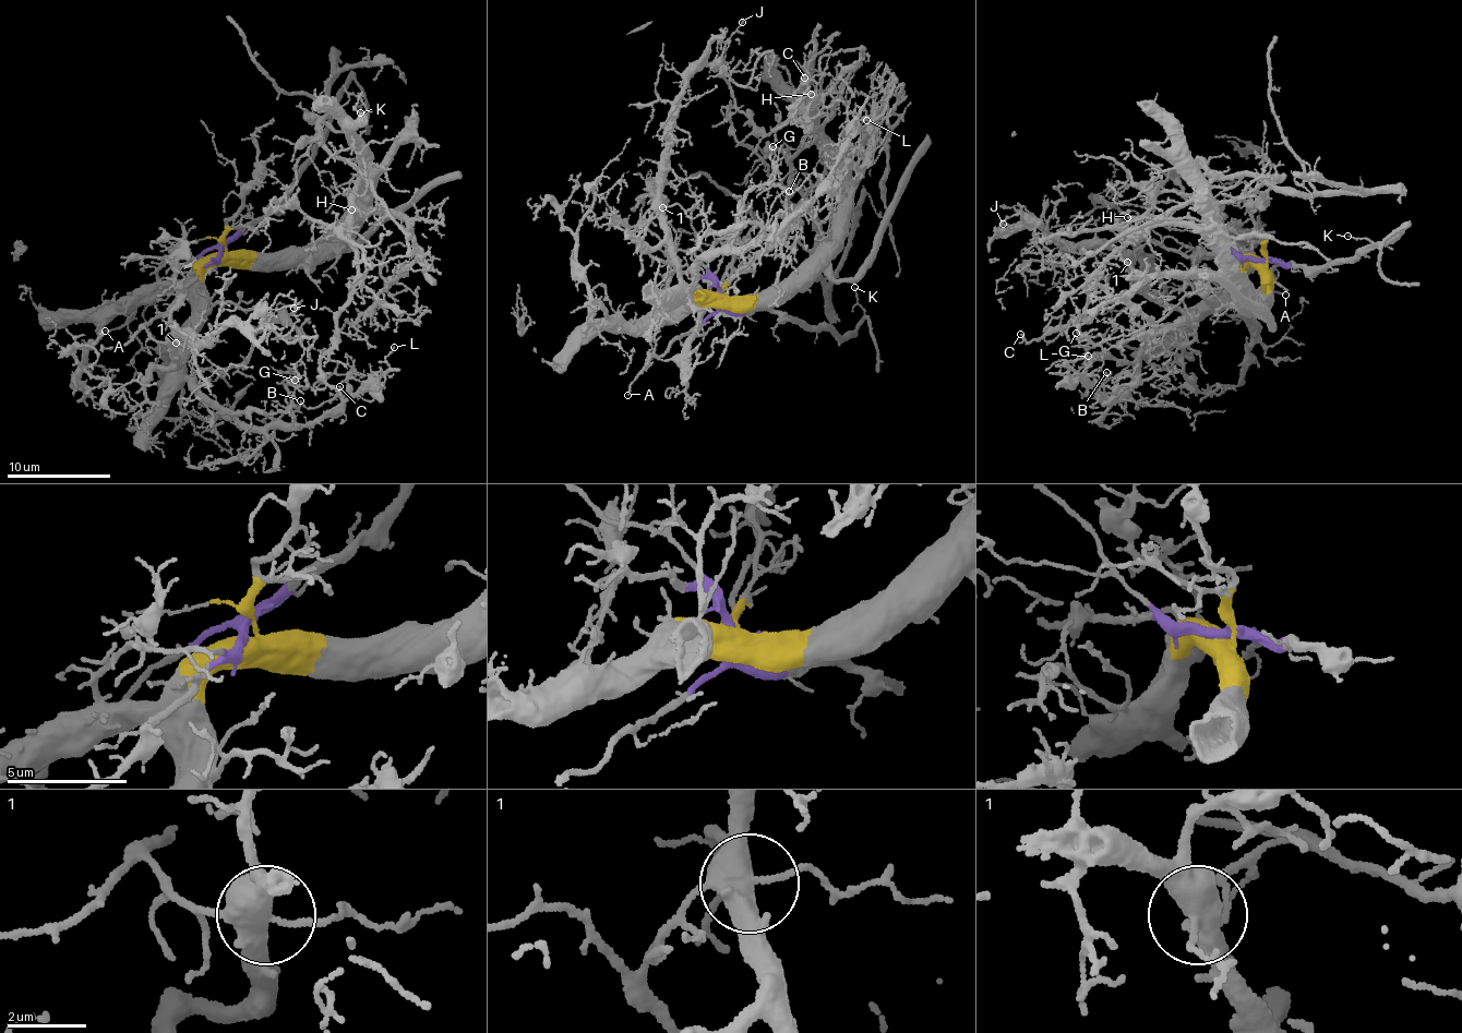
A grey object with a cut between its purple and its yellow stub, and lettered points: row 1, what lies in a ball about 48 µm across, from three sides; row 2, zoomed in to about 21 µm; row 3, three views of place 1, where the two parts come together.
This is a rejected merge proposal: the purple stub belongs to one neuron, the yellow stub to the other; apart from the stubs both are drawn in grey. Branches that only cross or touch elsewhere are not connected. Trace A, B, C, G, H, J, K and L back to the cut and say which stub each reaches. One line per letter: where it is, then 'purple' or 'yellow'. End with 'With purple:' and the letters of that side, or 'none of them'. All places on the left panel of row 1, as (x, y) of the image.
A: (105, 331) | purple
B: (300, 400) | yellow
C: (339, 386) | yellow
G: (295, 380) | yellow
H: (351, 209) | yellow
J: (294, 308) | yellow
K: (360, 112) | purple
L: (394, 347) | yellow
With purple: A, K

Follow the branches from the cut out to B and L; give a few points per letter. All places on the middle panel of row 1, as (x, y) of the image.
B: (722, 298), (690, 286), (695, 264), (774, 239), (827, 179), (811, 172), (794, 192), (788, 191)
L: (722, 298), (690, 286), (695, 264), (774, 239), (827, 179), (853, 119), (867, 120)

